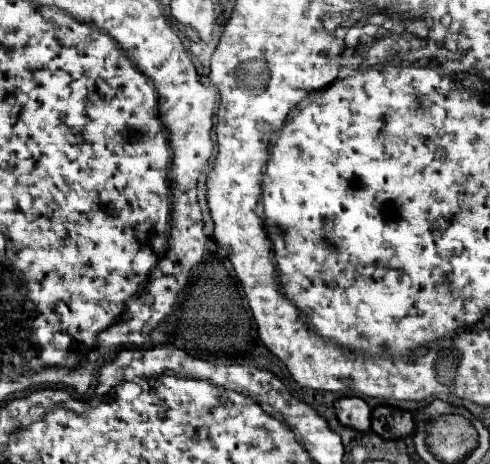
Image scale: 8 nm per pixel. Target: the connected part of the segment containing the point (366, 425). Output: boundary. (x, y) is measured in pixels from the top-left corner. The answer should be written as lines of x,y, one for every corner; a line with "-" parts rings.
339,398
335,402
335,412
343,426
351,426
361,432
371,428
371,408
363,398

